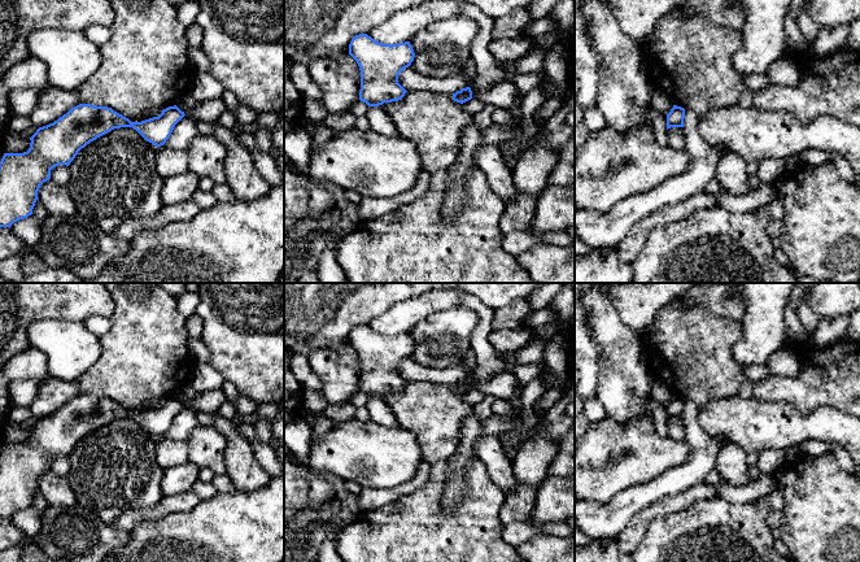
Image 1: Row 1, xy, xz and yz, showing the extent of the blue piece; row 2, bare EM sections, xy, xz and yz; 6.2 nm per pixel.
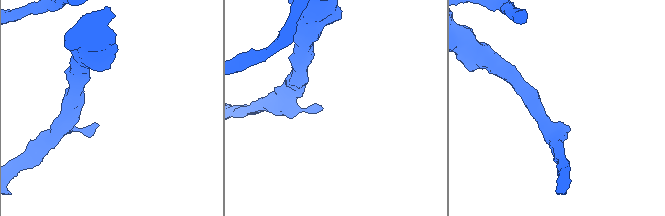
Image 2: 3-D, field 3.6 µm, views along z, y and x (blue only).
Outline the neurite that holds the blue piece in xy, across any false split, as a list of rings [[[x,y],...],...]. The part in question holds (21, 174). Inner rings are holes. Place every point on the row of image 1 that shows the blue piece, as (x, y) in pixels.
[[[79,104],[53,123],[39,127],[30,138],[30,148],[23,153],[4,153],[0,161],[0,227],[10,227],[14,222],[32,214],[40,186],[51,179],[51,170],[58,165],[69,166],[78,152],[97,138],[114,128],[132,127],[147,141],[156,147],[166,143],[175,125],[184,117],[176,105],[162,110],[158,117],[141,122],[131,122],[128,118],[108,106]]]

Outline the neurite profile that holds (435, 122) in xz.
[[[407,91],[401,100],[379,108],[390,117],[400,136],[416,144],[423,170],[429,174],[455,164],[463,130],[473,121],[453,95],[428,91]]]

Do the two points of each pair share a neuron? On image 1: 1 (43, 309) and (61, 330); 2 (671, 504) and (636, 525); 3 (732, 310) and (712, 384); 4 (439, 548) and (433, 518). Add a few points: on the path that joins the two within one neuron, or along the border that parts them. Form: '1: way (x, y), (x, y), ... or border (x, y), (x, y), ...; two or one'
1: border (82, 321), (35, 319), (29, 326), (26, 336); two
2: way (662, 509), (645, 517); one
3: border (701, 306), (704, 306), (714, 314), (740, 322); two
4: way (433, 540), (433, 526); one

